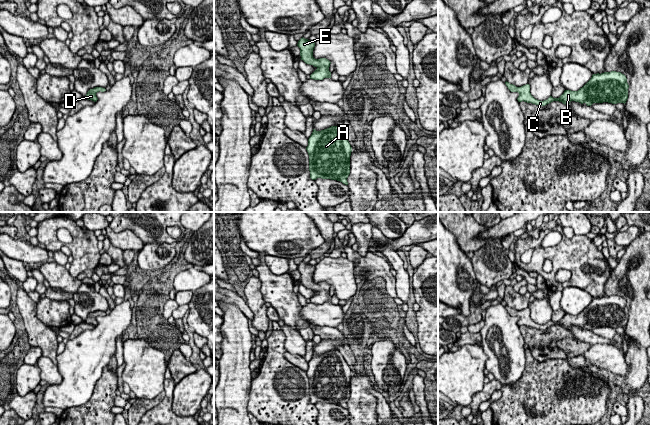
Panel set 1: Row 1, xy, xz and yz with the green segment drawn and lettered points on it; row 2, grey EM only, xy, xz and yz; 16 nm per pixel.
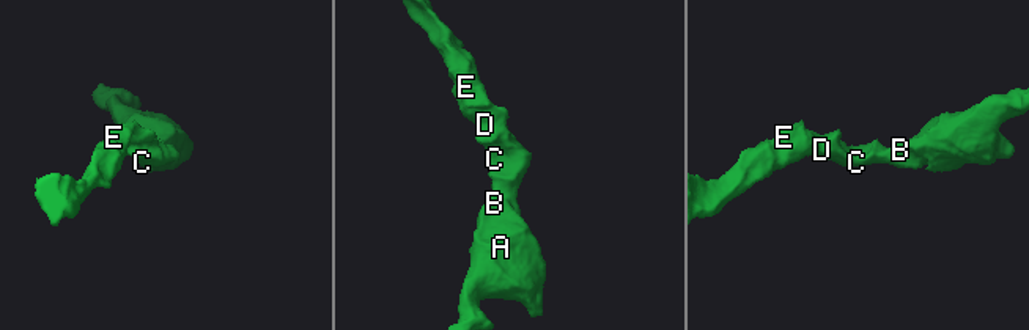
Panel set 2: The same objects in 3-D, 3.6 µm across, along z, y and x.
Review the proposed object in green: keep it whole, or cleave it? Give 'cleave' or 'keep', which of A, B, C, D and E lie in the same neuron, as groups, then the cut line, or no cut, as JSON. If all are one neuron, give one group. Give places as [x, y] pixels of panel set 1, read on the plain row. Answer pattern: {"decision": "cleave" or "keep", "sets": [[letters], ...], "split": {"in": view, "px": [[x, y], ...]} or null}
{"decision": "keep", "sets": [["A", "B", "C", "D", "E"]], "split": null}

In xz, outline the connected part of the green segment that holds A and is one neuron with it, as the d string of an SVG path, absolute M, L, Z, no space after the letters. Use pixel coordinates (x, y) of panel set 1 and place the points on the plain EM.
M331 350L321 355L313 353L306 374L309 379L309 395L312 404L331 403L348 409L352 371L339 350Z

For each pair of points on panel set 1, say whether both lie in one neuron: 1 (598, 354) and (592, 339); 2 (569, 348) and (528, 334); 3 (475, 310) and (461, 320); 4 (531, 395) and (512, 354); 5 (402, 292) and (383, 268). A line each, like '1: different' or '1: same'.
1: different
2: same
3: same
4: different
5: different

